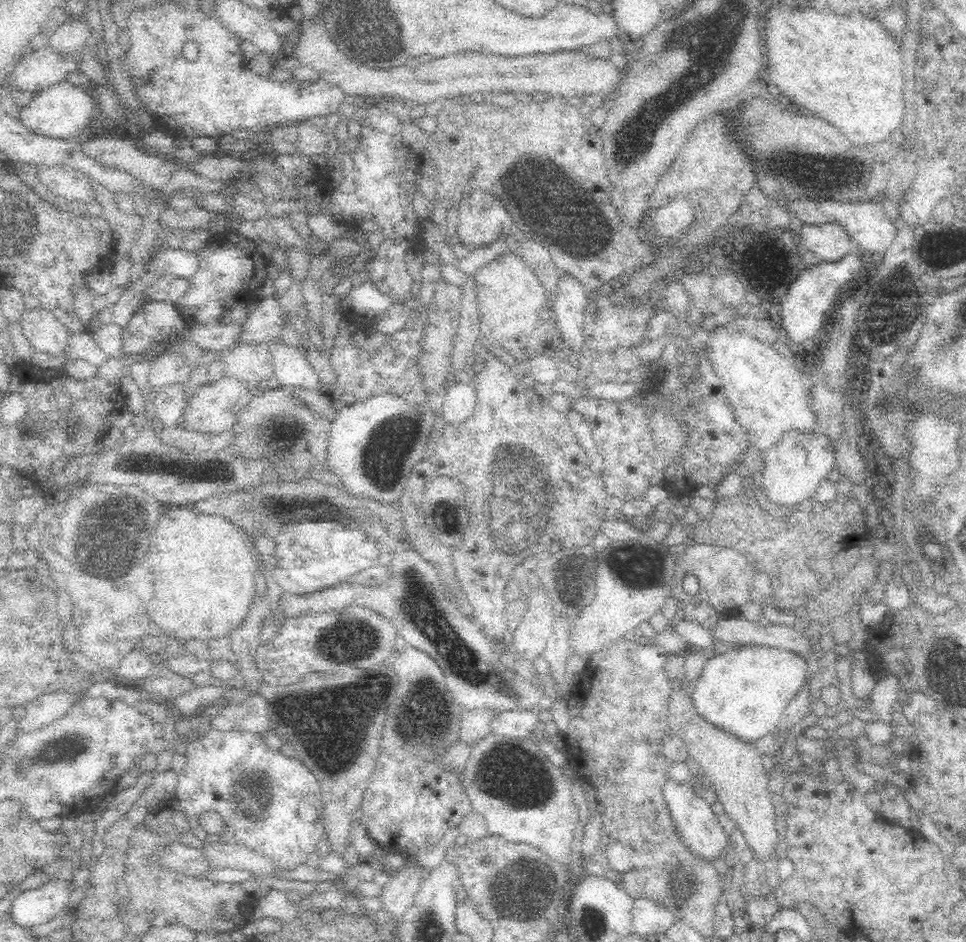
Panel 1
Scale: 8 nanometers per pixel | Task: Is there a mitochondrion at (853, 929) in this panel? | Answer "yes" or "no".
no

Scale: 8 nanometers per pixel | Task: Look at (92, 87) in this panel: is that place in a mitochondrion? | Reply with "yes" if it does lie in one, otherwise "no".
no

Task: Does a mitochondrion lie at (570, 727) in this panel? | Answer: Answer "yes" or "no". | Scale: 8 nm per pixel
no

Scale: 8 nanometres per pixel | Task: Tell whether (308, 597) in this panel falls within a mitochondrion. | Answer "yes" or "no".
no

